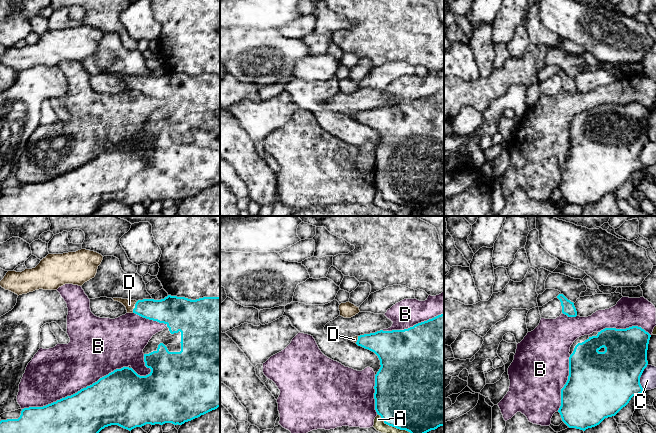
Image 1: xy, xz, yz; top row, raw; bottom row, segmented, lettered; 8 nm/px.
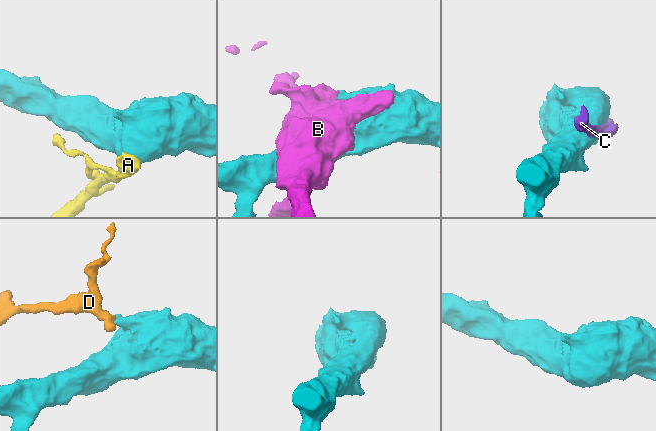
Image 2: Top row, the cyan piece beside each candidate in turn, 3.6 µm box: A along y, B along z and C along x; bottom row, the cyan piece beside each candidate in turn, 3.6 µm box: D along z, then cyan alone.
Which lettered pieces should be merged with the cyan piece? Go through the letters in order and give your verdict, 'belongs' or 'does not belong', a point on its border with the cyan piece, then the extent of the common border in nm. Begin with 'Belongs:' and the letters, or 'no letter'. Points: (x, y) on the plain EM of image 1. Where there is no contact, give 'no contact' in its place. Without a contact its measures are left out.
Belongs: D
A: does not belong; meets cyan in xz at (394, 202); contact 340 nm long
B: does not belong; meets cyan in xy at (75, 169); contact 900 nm long
C: does not belong; meets cyan in yz at (640, 152); contact 220 nm long
D: belongs; meets cyan in xy at (135, 83); contact 100 nm long

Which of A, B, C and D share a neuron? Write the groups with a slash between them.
A / B / C / D

